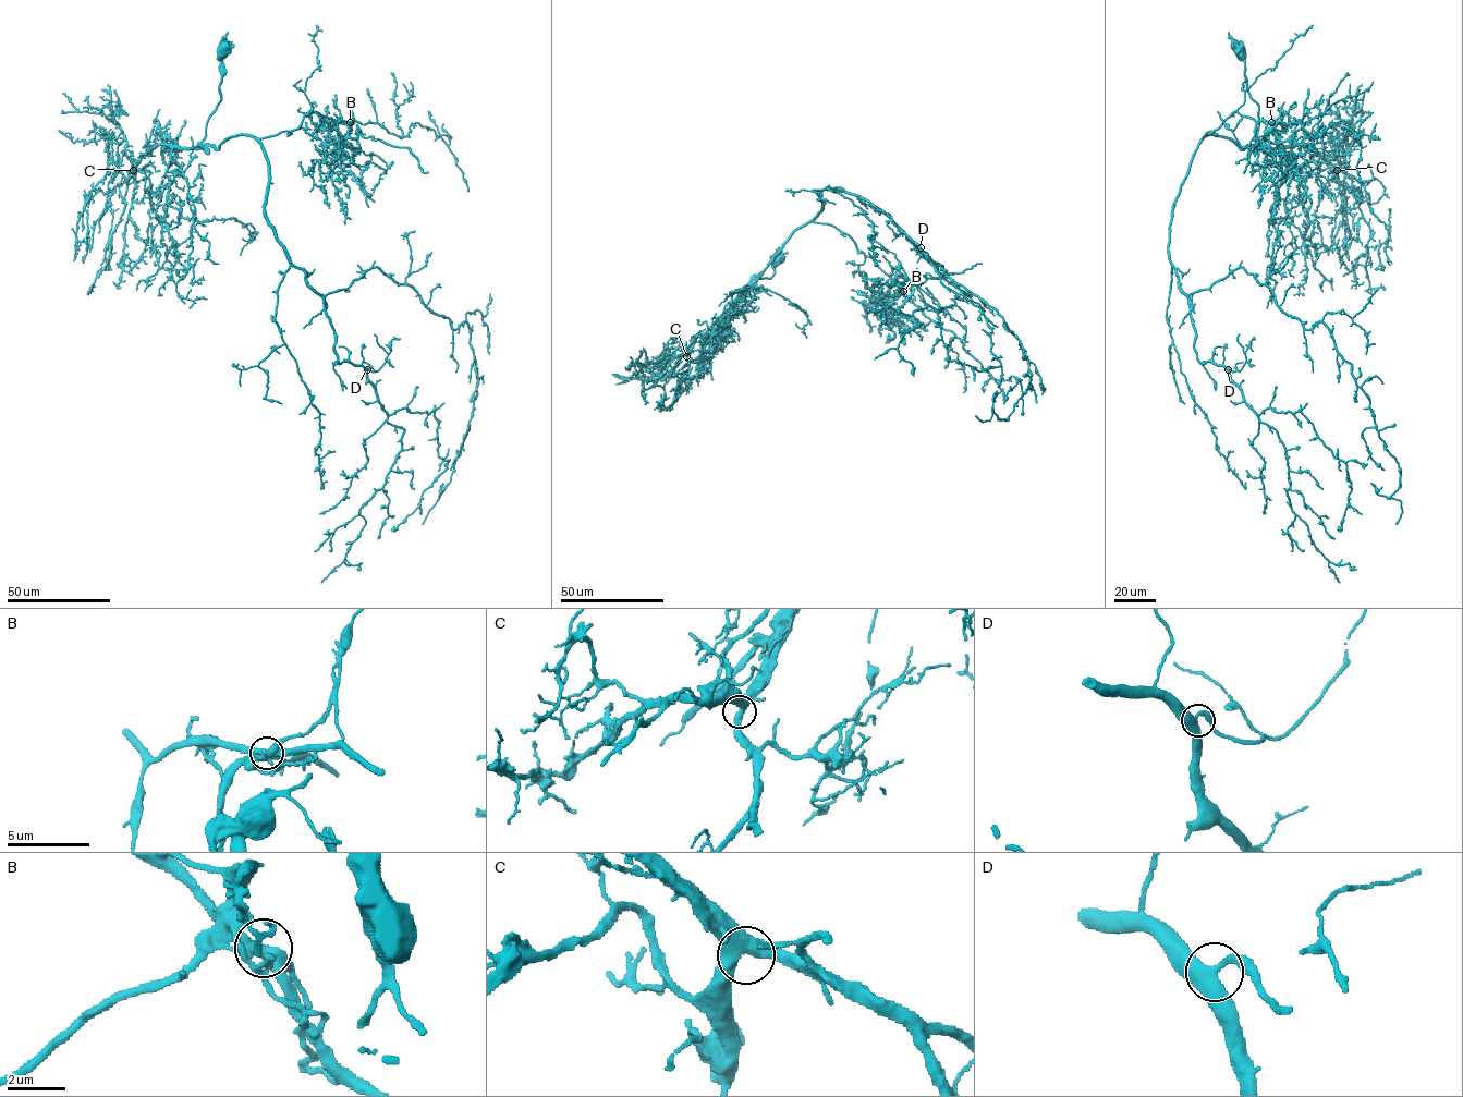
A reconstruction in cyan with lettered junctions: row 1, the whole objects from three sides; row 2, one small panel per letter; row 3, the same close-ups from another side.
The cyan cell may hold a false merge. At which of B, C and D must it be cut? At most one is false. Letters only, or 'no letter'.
B

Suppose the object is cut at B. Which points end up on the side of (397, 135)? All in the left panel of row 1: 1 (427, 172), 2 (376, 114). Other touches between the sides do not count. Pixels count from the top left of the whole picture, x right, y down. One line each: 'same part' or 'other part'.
1: other part
2: same part

